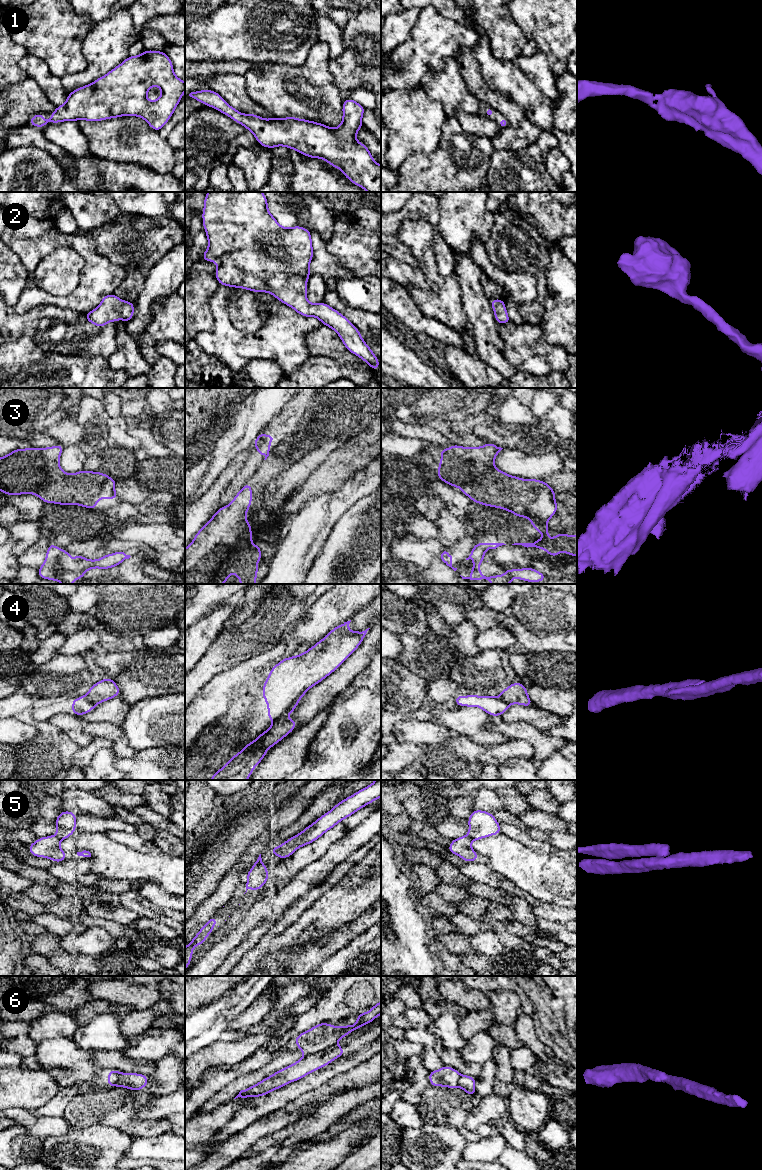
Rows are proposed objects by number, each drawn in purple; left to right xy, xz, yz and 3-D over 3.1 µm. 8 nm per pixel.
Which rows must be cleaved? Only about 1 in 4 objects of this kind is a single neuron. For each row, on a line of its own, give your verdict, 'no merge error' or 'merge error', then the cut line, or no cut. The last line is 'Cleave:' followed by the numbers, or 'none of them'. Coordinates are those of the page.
1: no merge error; no cut
2: no merge error; no cut
3: merge error; cut in yz along (476, 543), (484, 550)
4: merge error; cut in xz along (297, 700), (275, 720)
5: merge error; cut in xy along (55, 835), (61, 839)
6: merge error; cut in xz along (331, 1045), (306, 1056)
Cleave: 3, 4, 5, 6

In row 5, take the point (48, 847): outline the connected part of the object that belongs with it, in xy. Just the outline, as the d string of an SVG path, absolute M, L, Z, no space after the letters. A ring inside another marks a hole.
M56 836L38 838L33 844L28 845L30 854L35 857L44 857L54 862L66 860L66 853L59 847L61 839Z

